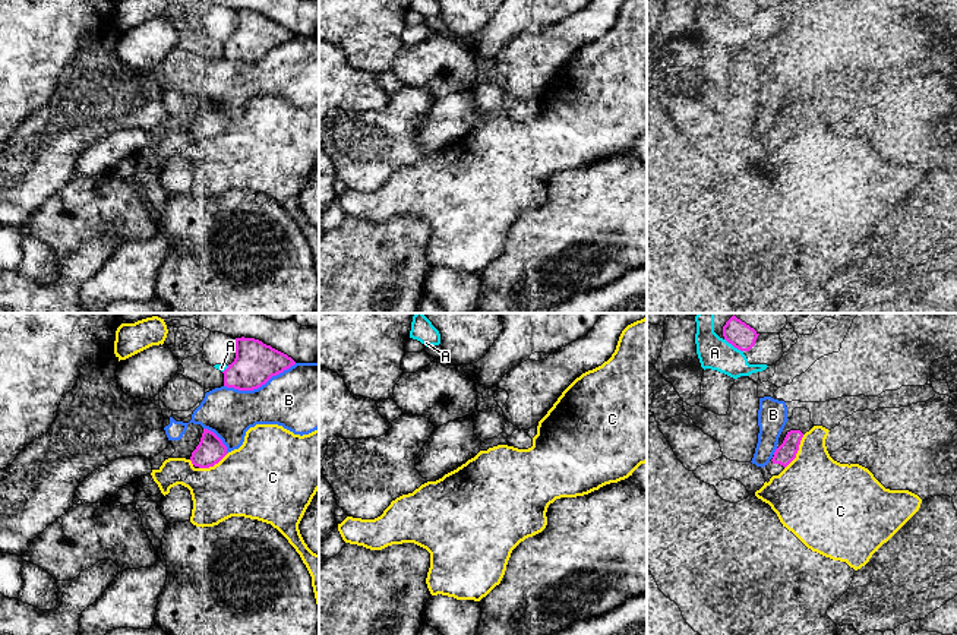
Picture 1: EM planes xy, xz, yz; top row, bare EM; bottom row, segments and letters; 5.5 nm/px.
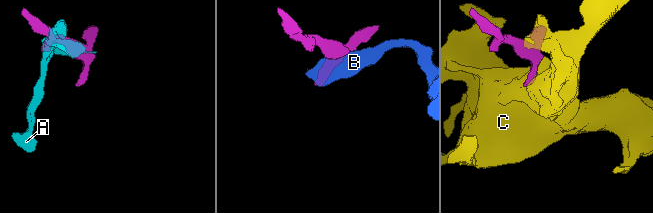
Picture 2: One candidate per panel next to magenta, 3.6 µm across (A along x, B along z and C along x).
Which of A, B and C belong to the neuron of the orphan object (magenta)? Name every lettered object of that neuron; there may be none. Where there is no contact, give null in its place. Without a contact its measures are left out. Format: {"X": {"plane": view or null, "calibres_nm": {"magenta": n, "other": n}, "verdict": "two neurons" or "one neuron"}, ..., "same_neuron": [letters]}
{"A": {"plane": "yz", "calibres_nm": {"magenta": 140, "other": 180}, "verdict": "two neurons"}, "B": {"plane": "xy", "calibres_nm": {"magenta": 240, "other": 380}, "verdict": "two neurons"}, "C": {"plane": "yz", "calibres_nm": {"magenta": 110, "other": 420}, "verdict": "two neurons"}, "same_neuron": []}

